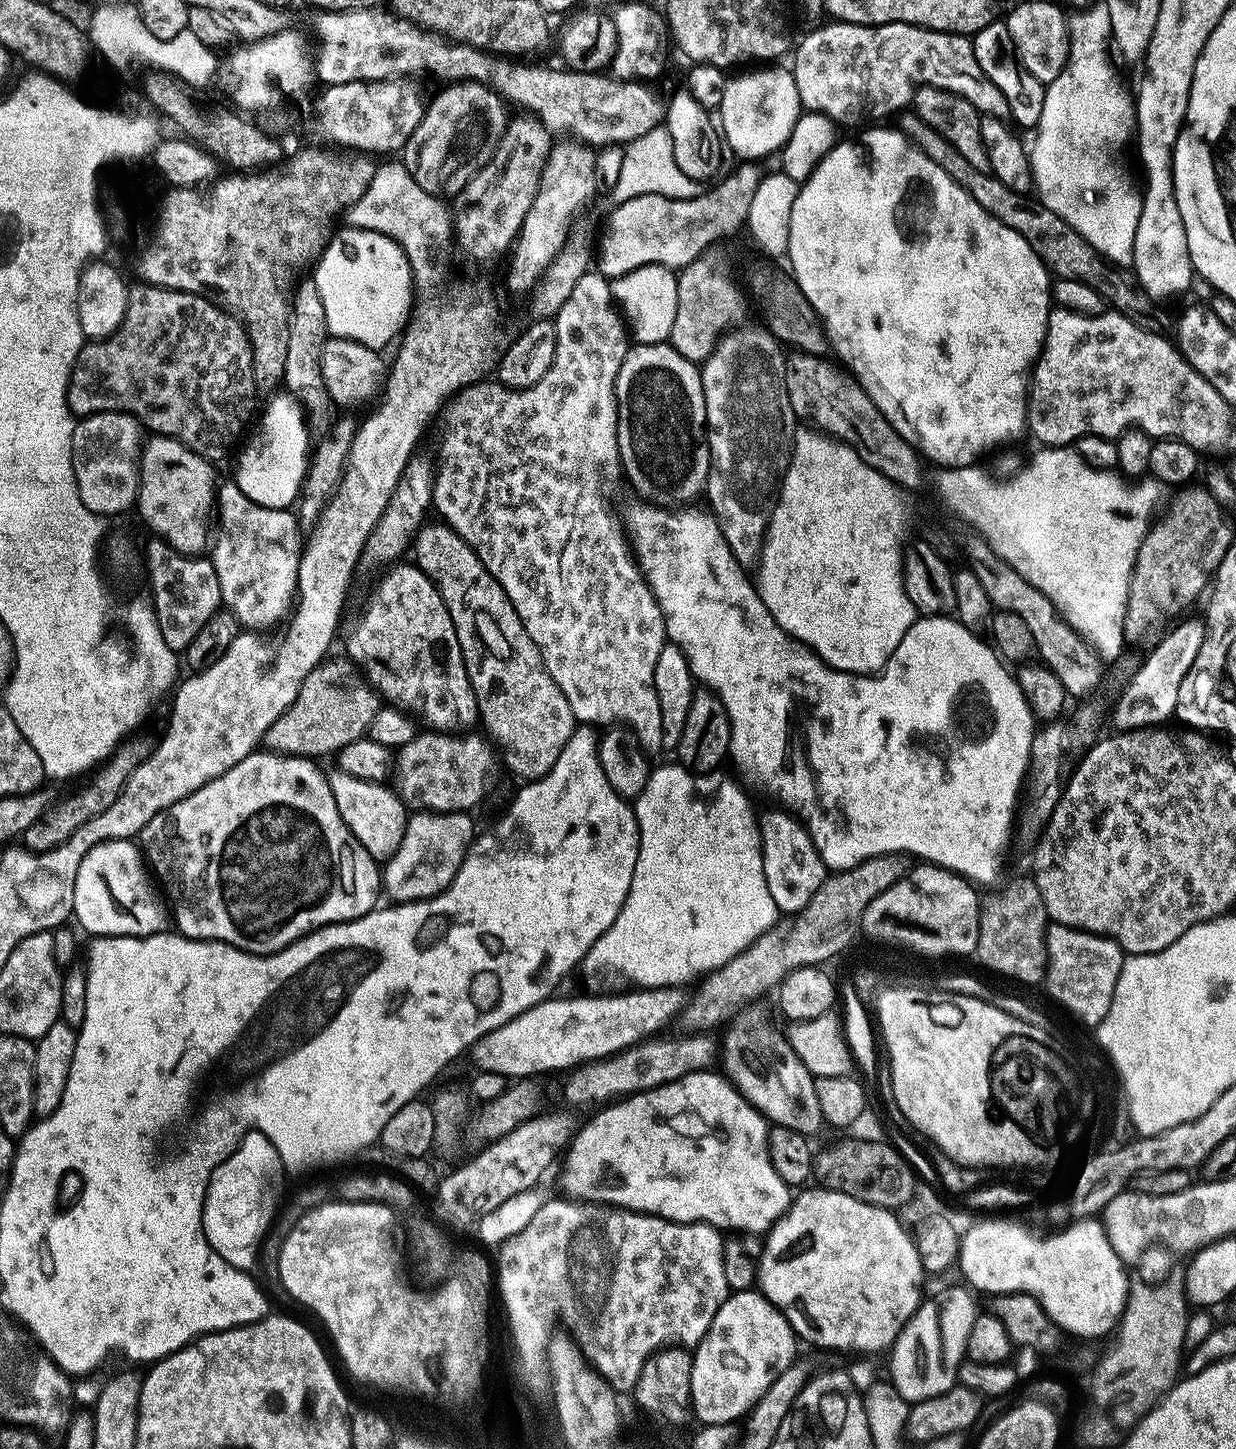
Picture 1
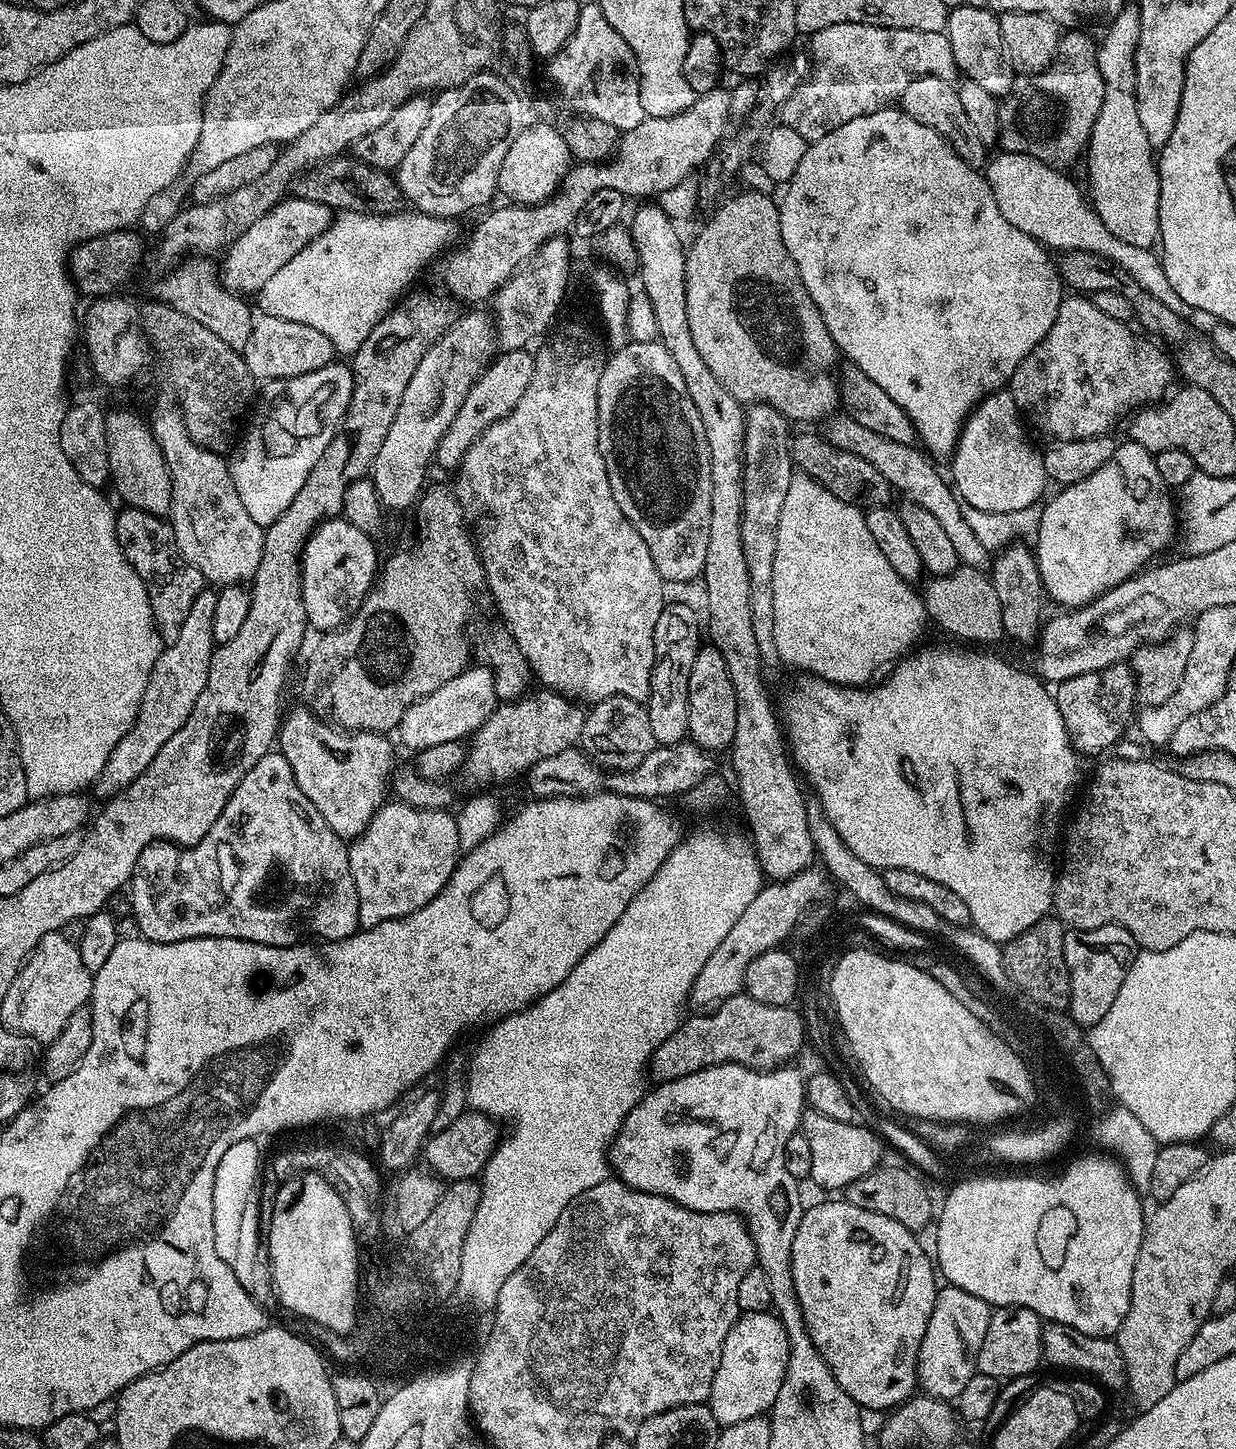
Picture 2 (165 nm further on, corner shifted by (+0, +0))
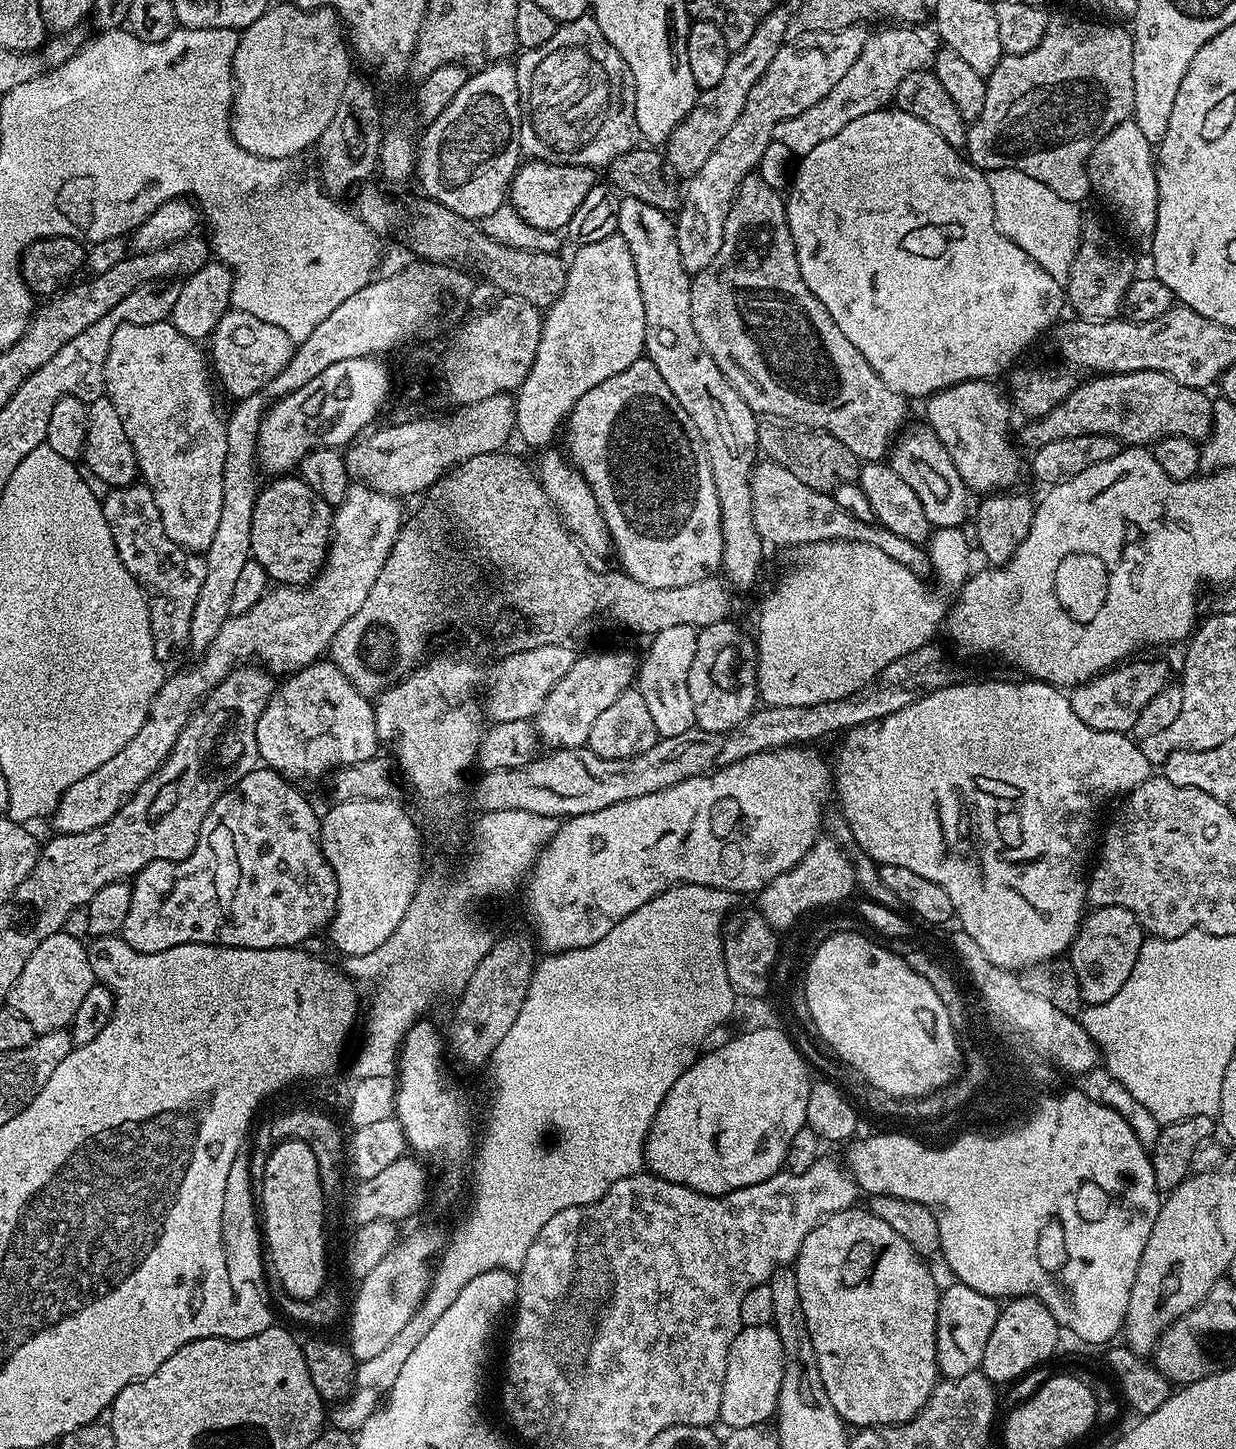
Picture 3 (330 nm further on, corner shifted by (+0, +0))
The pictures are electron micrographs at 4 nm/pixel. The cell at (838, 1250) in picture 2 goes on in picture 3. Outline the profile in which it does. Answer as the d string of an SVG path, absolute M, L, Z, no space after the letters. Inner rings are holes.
M853 1206L828 1216L806 1234L794 1267L806 1330L810 1330L818 1374L830 1406L834 1406L845 1425L856 1424L857 1429L913 1420L938 1383L936 1315L941 1292L934 1286L927 1263L882 1218Z

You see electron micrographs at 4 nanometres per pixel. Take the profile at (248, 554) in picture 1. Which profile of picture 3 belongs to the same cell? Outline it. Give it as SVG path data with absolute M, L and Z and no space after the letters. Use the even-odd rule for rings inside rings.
M168 320L153 324L120 324L118 330L114 330L114 338L110 340L110 354L106 354L106 370L104 371L106 399L112 403L114 410L118 410L118 418L122 418L122 430L126 430L126 438L130 438L134 446L139 475L154 494L154 502L160 511L162 526L175 544L192 554L203 553L210 546L210 542L214 542L214 530L218 530L218 518L222 515L222 470L226 462L226 430L224 429L226 420L222 412L220 416L215 402L212 401L212 392L208 389L210 364L205 353L204 356L200 353L200 348L201 345L197 341L188 340Z

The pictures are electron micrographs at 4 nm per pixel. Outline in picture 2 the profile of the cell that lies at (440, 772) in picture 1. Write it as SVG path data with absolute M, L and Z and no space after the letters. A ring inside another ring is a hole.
M533 691L515 702L501 703L490 717L486 718L484 724L471 734L470 743L464 754L462 776L464 775L465 782L474 788L472 790L488 790L491 784L508 784L519 776L521 779L534 765L542 762L542 758L554 758L554 754L562 754L562 750L579 745L586 715L585 709L577 701L563 696L561 692L539 691Z

